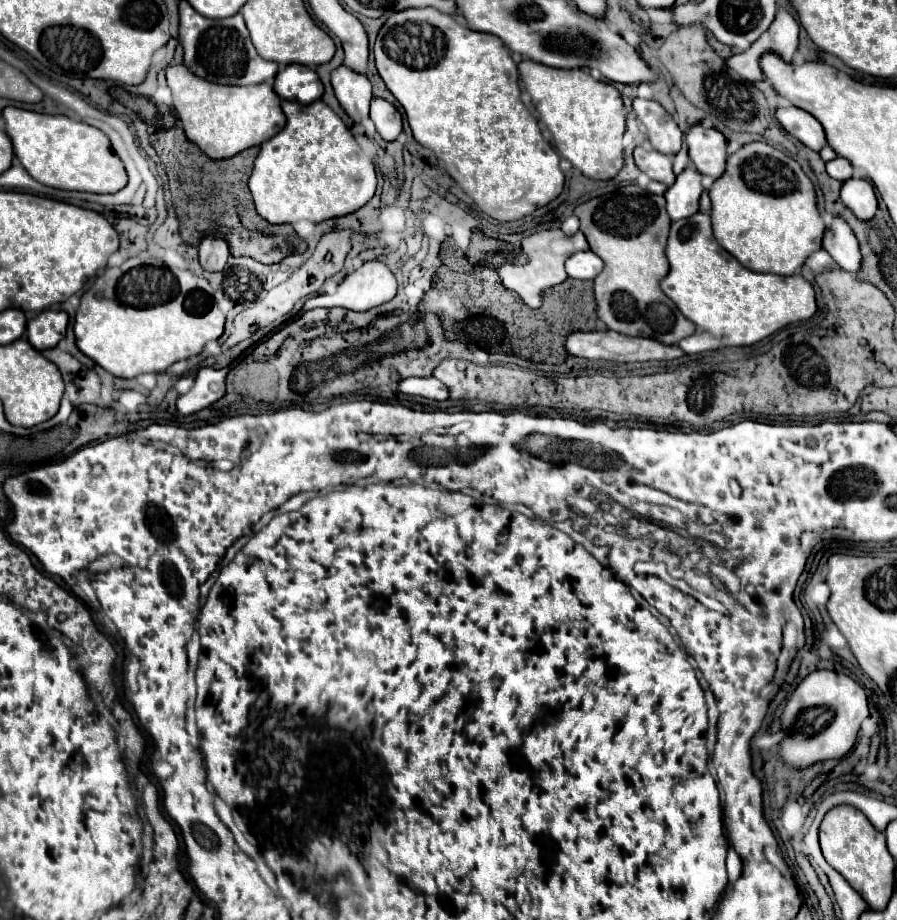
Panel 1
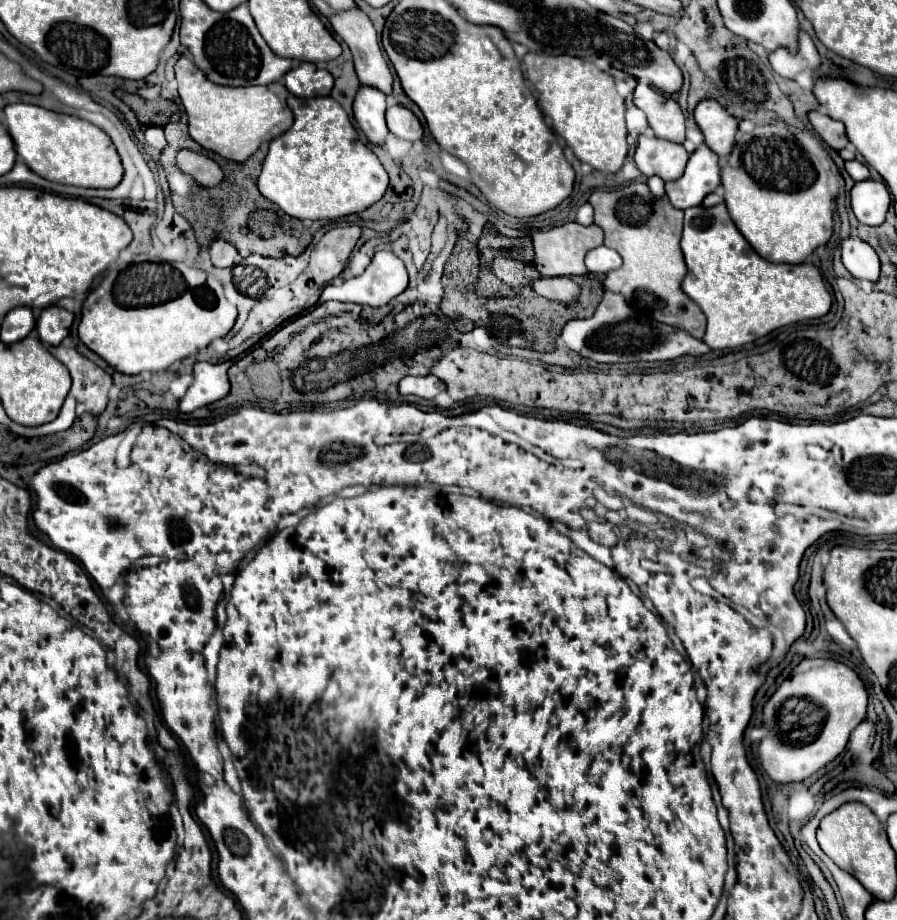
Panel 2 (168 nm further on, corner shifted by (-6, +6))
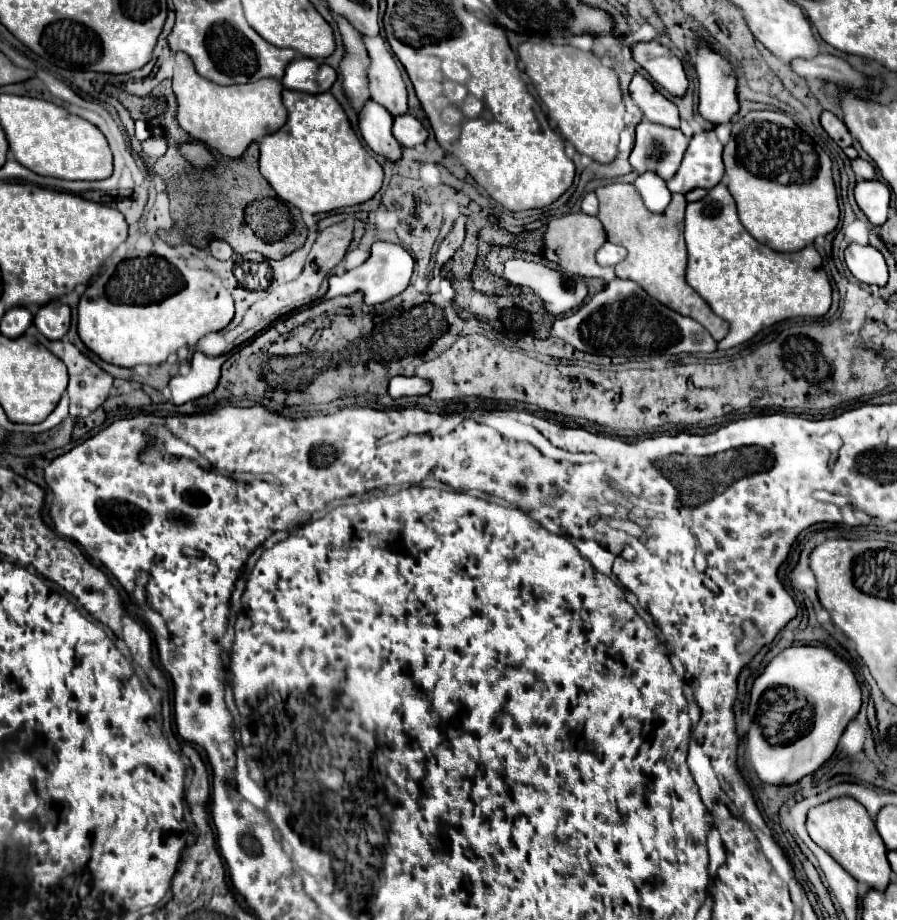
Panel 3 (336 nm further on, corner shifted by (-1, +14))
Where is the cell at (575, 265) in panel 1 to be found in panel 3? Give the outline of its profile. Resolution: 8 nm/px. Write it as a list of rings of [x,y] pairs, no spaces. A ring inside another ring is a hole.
[[[606,242],[596,254],[596,260],[600,266],[616,266],[624,258],[626,258],[626,248],[622,248],[618,244],[610,244],[610,242]]]

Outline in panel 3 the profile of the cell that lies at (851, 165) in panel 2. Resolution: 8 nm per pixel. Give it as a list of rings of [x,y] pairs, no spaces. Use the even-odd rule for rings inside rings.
[[[862,158],[852,160],[852,170],[854,170],[858,180],[874,180],[876,178],[876,168],[870,162],[862,160]]]

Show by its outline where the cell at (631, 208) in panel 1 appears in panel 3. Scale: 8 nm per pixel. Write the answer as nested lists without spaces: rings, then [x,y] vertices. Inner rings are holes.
[[[608,184],[596,190],[600,200],[598,218],[606,230],[608,242],[620,244],[628,250],[628,256],[616,266],[616,276],[638,282],[650,296],[658,302],[670,306],[682,316],[690,316],[700,322],[716,340],[728,334],[728,322],[718,318],[710,306],[686,284],[686,262],[688,250],[684,244],[684,210],[686,198],[682,194],[672,194],[672,202],[662,214],[650,212],[640,194],[632,184]]]

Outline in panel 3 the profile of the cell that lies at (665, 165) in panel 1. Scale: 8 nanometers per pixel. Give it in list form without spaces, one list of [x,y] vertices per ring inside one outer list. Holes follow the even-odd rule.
[[[642,120],[636,126],[636,144],[630,154],[630,164],[636,172],[654,172],[670,180],[684,158],[688,138],[678,128]]]

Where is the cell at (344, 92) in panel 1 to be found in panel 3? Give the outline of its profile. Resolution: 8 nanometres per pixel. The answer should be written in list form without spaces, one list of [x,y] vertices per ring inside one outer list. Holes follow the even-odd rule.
[[[374,100],[366,102],[364,108],[360,114],[360,132],[366,144],[386,160],[398,162],[402,158],[402,146],[392,136],[392,116]]]

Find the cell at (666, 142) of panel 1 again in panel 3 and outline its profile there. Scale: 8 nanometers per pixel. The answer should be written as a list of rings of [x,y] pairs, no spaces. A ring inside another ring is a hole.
[[[636,74],[630,82],[630,96],[638,104],[638,108],[644,112],[644,118],[656,124],[664,124],[670,128],[680,126],[678,108],[664,98],[642,74]]]

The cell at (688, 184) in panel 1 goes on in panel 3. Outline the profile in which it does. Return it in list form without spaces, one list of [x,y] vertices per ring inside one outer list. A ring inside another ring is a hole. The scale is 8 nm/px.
[[[714,130],[694,134],[684,154],[682,166],[672,180],[668,180],[670,192],[686,194],[694,188],[714,188],[724,176],[722,142]]]

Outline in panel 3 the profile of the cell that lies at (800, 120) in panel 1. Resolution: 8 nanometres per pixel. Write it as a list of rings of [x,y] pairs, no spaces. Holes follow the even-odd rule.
[[[822,112],[822,118],[820,118],[824,130],[830,134],[830,138],[840,146],[840,148],[846,148],[846,146],[852,146],[852,136],[846,128],[846,124],[834,116],[832,112]]]

